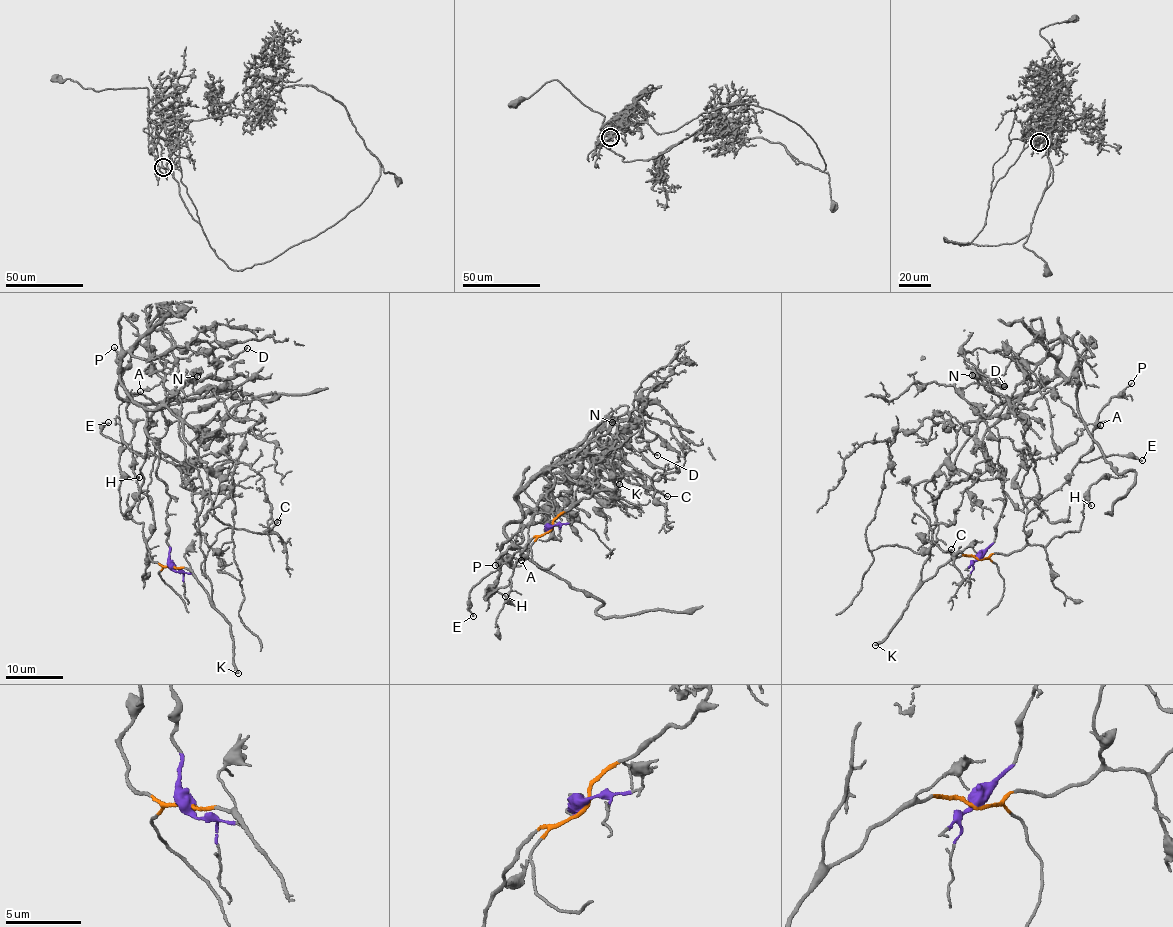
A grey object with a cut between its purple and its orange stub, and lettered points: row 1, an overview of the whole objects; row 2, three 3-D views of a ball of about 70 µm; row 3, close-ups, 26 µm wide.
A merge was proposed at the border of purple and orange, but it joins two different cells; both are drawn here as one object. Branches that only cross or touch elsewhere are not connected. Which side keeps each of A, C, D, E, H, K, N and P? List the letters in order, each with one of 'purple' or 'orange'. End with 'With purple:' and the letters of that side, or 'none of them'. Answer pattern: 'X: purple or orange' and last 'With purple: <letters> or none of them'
A: orange
C: purple
D: purple
E: orange
H: orange
K: orange
N: purple
P: orange
With purple: C, D, N

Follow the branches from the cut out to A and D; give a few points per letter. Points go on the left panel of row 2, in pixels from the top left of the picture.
A: (174, 568), (152, 561), (147, 545), (153, 512), (133, 470), (134, 427), (126, 405), (141, 391)
D: (174, 568), (170, 498), (155, 475), (160, 442), (119, 377), (121, 357), (187, 345), (210, 362), (247, 347)

